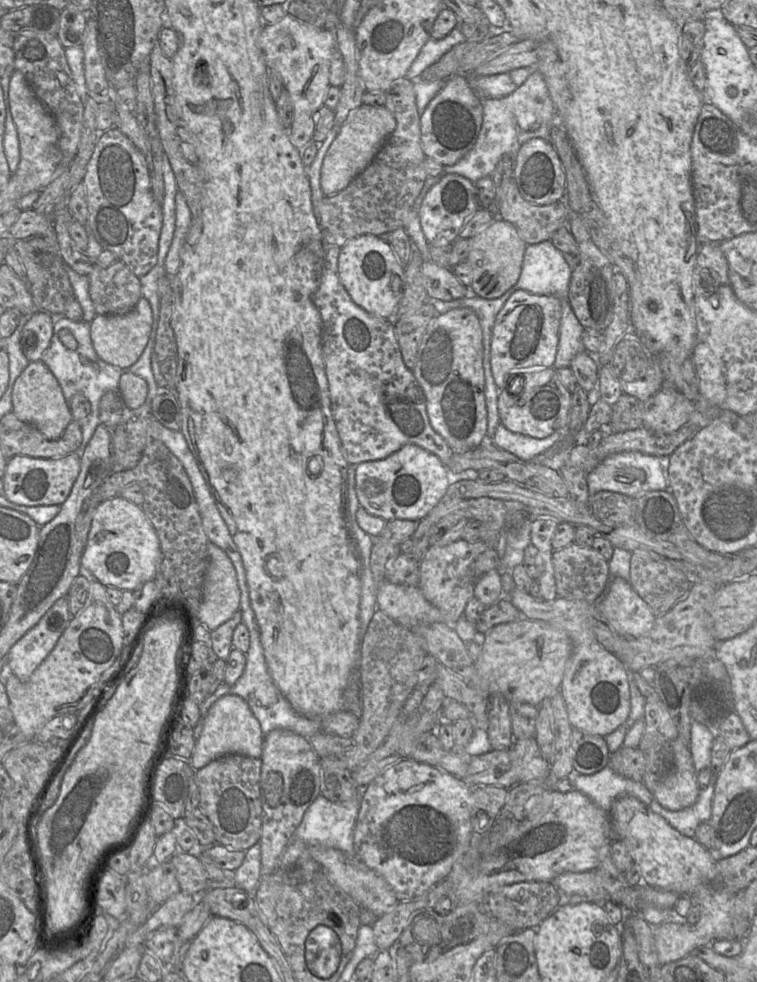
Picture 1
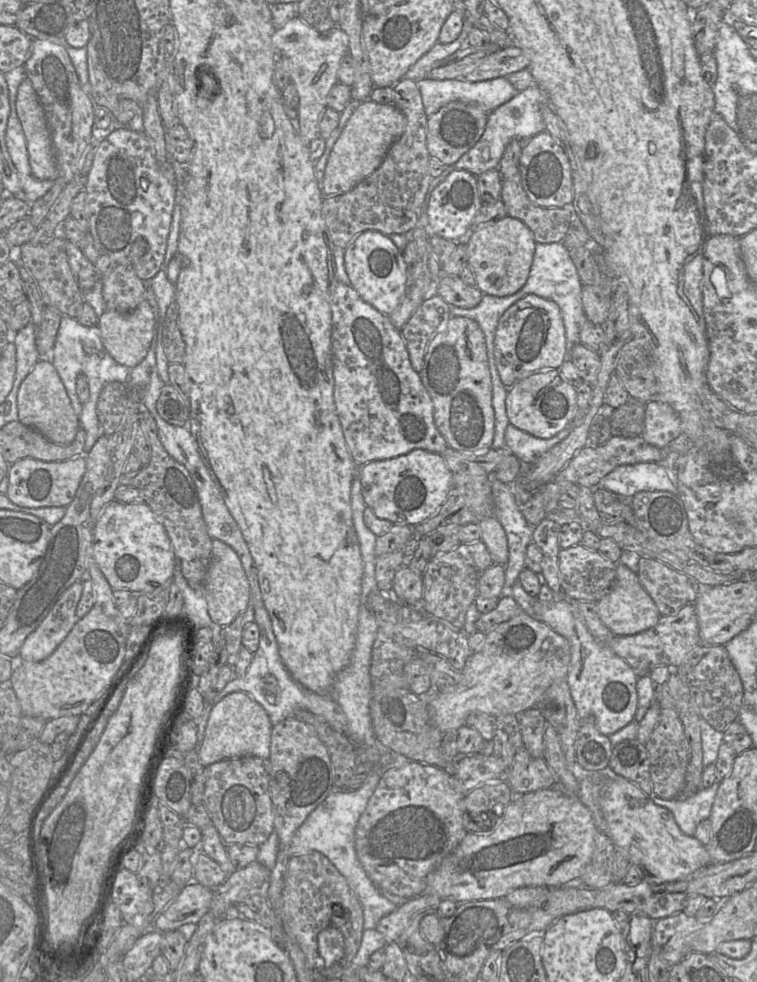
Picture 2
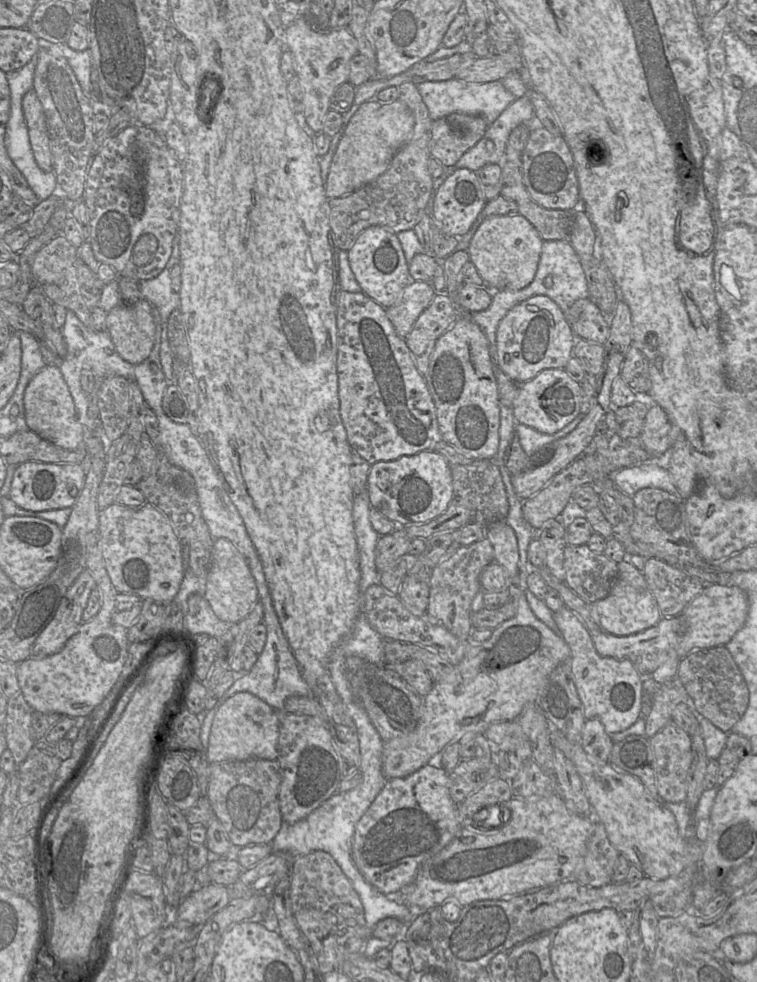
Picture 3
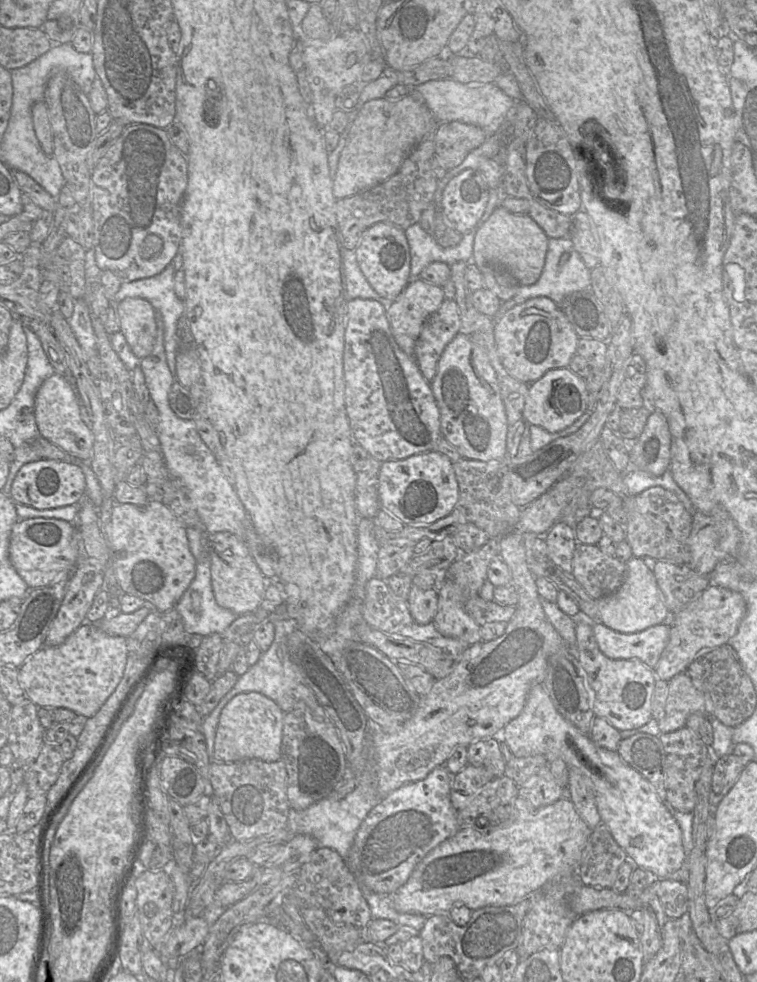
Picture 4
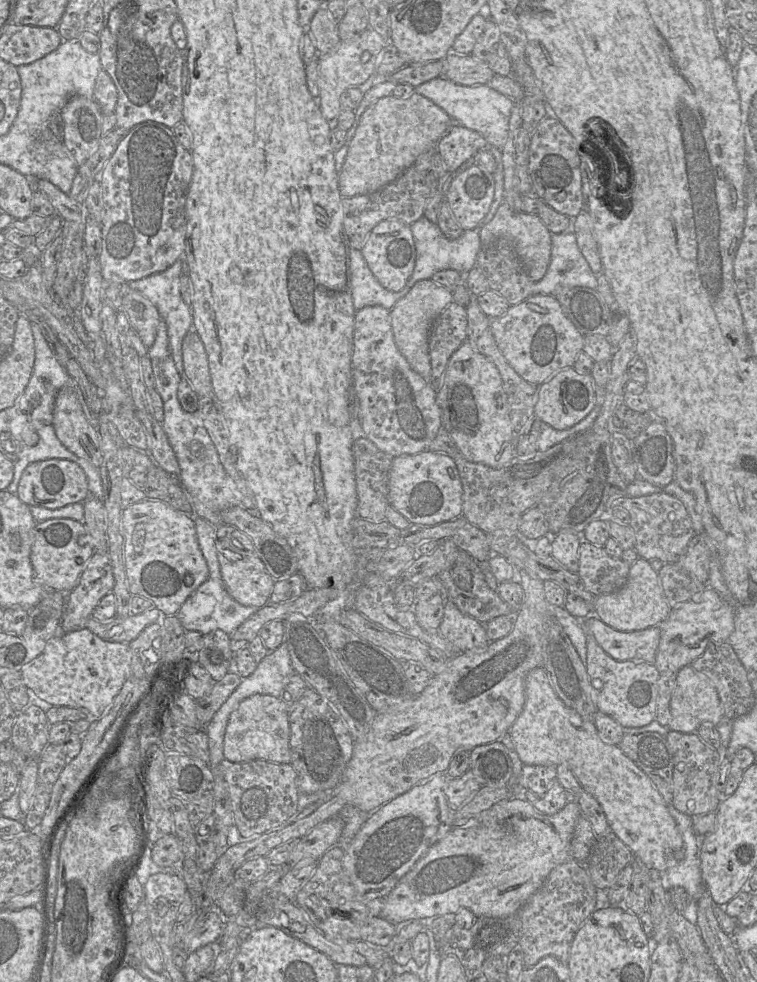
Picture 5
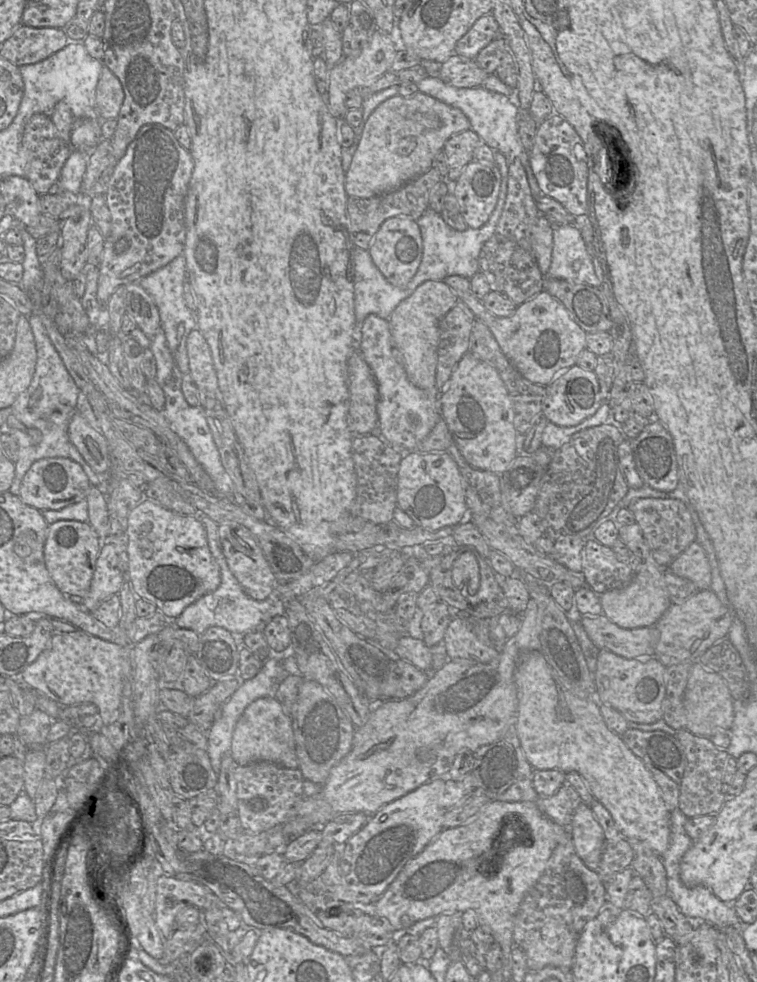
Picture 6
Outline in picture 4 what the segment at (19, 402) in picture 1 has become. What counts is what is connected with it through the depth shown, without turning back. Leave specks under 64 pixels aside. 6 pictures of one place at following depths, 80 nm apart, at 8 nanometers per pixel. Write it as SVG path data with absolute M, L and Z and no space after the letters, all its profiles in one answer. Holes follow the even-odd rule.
M55 372L39 387L35 396L35 419L40 435L81 461L89 461L94 437L80 416L79 400L75 388L61 374Z

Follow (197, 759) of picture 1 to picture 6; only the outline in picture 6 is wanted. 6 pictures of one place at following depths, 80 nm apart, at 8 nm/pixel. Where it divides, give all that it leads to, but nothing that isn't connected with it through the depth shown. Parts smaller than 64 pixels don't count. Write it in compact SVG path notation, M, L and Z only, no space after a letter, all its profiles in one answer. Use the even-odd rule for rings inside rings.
M273 695L259 698L246 707L235 725L229 754L239 766L271 762L290 769L298 768L291 718Z

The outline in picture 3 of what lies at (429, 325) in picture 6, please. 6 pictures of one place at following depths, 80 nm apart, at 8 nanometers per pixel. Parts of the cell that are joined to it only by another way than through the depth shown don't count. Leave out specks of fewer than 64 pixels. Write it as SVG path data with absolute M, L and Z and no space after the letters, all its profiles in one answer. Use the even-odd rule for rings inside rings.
M410 280L395 305L386 308L396 334L403 338L410 333L419 315L430 305L436 291L429 282Z

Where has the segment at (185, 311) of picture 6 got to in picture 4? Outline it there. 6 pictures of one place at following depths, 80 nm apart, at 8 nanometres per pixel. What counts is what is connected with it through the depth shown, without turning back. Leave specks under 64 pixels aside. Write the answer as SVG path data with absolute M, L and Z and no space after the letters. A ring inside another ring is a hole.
M168 265L161 273L150 278L134 281L122 281L119 291L111 305L116 305L126 298L142 298L151 303L162 316L164 323L164 346L167 364L176 378L176 356L178 345L176 326L184 314L184 301L175 294L174 275L176 269Z

